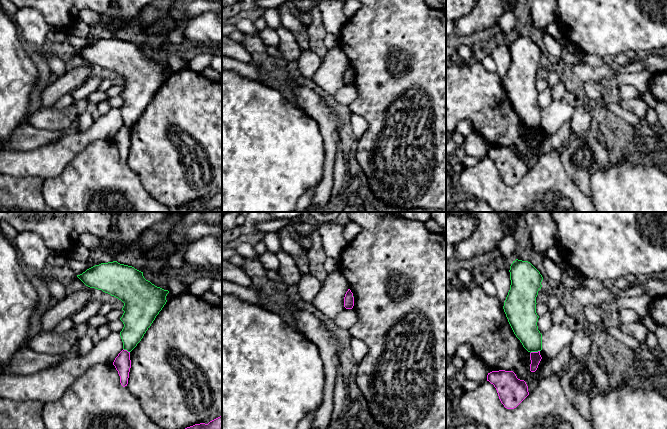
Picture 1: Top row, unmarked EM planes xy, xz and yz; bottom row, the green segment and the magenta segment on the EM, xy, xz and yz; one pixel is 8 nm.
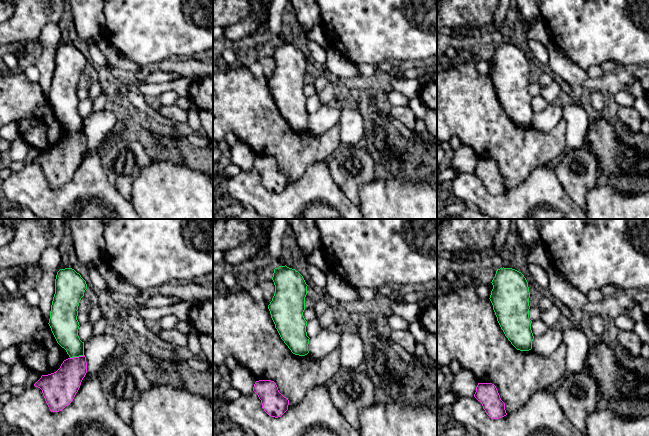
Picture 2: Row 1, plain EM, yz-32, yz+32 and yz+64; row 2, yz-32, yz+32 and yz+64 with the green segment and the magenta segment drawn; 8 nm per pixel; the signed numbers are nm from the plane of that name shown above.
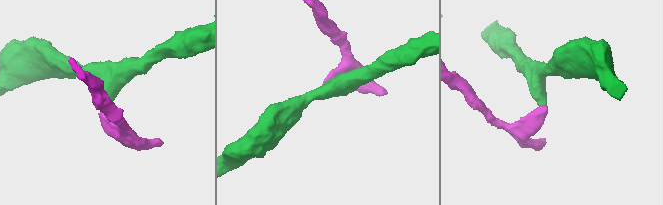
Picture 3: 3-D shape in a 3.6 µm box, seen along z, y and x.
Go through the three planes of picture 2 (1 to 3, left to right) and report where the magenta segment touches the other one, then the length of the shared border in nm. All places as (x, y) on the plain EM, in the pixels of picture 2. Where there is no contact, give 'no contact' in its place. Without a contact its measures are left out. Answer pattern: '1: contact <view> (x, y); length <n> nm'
1: contact yz-32 (77, 132); length 120 nm
2: no contact
3: no contact

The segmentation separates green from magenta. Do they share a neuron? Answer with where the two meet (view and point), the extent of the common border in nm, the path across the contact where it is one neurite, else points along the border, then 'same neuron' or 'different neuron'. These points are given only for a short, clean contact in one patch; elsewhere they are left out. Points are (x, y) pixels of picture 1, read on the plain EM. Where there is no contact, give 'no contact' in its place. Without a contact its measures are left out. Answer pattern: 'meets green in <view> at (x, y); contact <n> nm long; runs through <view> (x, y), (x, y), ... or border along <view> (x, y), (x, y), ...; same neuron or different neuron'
meets green in yz at (534, 127); contact 80 nm long; border along yz (539, 126), (530, 129); different neuron

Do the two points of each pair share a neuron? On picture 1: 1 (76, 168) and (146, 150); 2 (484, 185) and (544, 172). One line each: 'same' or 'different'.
1: different
2: same

